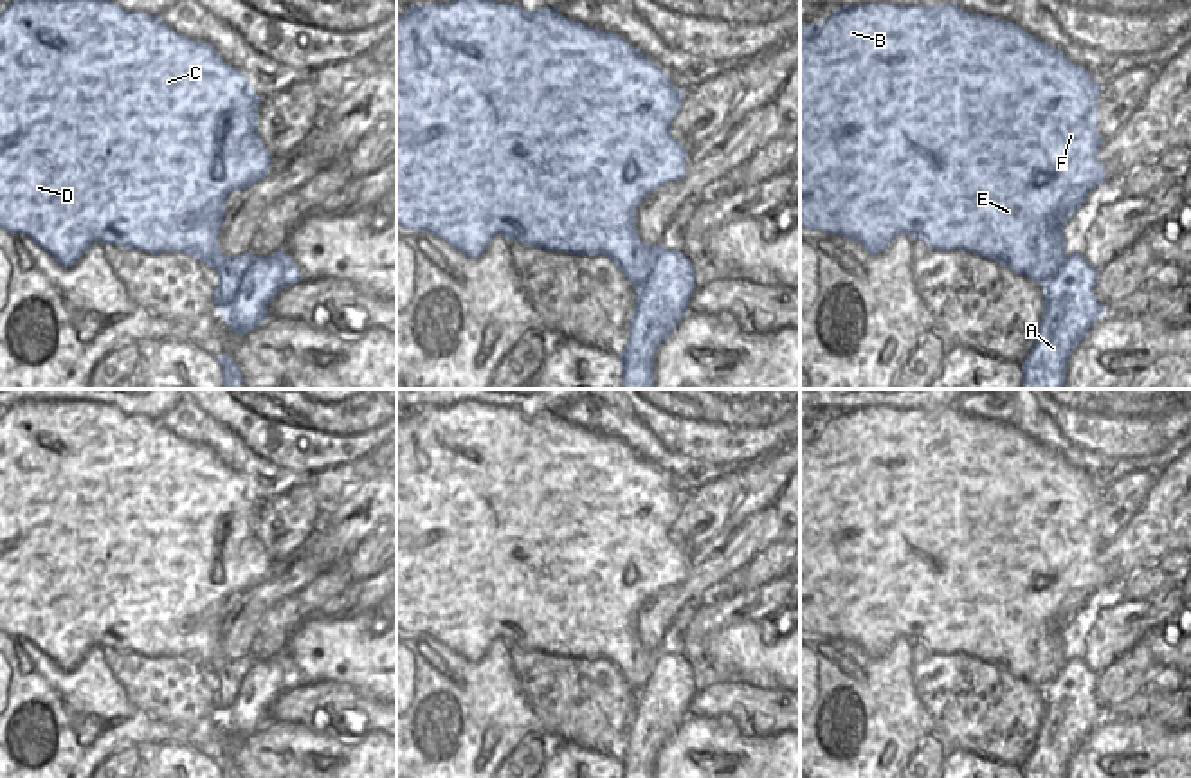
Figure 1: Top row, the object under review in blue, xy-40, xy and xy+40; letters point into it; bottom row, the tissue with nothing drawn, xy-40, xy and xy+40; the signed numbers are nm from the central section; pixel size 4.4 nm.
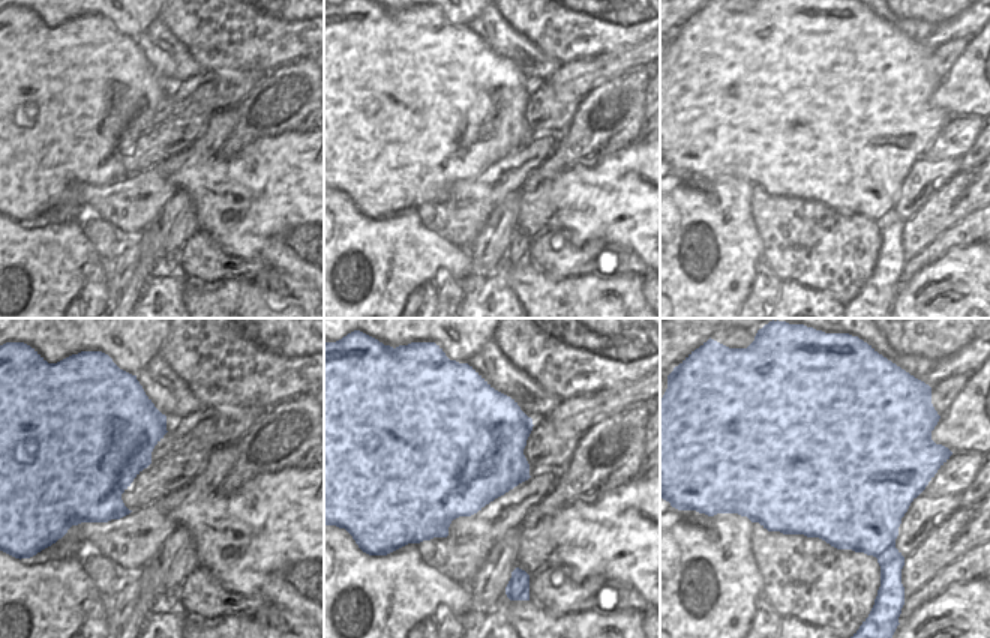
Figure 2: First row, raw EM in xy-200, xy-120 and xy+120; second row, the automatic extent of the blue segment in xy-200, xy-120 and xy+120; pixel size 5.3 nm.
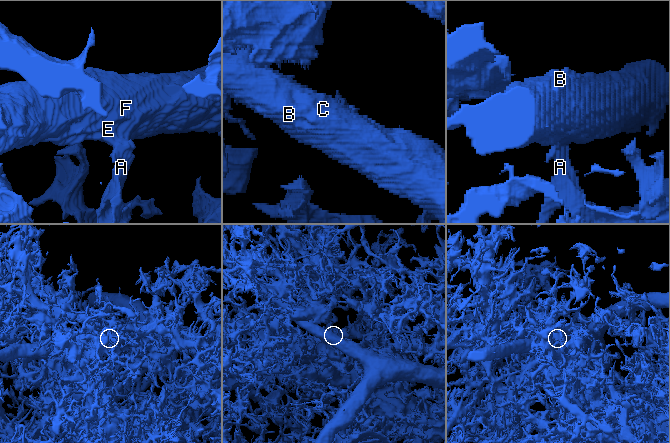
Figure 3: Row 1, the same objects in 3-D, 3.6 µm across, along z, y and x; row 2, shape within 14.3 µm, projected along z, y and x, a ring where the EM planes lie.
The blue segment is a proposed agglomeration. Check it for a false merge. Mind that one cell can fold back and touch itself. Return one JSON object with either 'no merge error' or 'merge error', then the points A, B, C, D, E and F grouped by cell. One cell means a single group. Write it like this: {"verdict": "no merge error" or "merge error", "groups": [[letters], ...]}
{"verdict": "merge error", "groups": [["A"], ["B", "C", "D", "E", "F"]]}

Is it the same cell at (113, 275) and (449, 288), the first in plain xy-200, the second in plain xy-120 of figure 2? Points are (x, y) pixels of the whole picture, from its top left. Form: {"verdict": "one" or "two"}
{"verdict": "one"}

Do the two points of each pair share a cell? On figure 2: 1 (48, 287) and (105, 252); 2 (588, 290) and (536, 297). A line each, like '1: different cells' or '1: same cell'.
1: different cells
2: same cell

